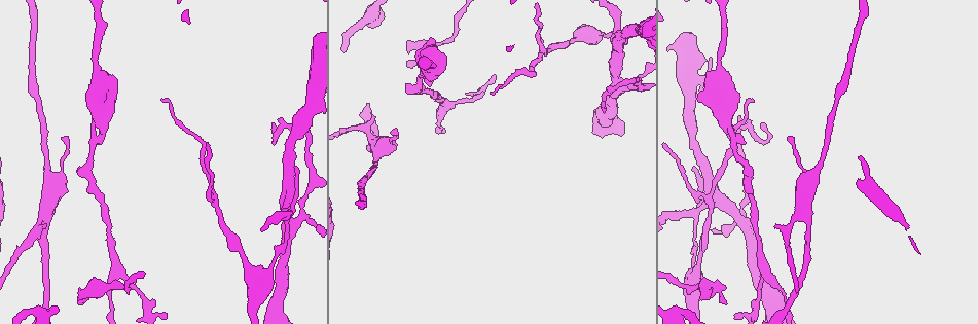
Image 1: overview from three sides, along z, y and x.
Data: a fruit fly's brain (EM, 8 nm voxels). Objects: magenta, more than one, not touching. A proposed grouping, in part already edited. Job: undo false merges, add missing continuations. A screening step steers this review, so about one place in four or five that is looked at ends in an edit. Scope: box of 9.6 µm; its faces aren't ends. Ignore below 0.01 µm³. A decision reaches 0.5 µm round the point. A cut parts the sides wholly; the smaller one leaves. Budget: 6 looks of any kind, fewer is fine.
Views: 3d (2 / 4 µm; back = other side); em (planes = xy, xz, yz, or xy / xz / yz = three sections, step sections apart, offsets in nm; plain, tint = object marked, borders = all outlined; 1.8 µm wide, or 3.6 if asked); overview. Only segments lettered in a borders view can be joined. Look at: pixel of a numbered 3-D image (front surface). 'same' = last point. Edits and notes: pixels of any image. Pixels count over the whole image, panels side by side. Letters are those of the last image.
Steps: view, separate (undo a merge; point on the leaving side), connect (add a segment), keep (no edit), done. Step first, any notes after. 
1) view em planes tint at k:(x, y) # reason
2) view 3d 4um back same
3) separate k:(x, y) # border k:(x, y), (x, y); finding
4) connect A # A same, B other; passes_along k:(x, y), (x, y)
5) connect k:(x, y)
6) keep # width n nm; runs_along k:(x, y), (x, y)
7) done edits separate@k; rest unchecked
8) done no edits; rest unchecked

view em xz step 16 tint at 1:(586, 34) # three-way junction

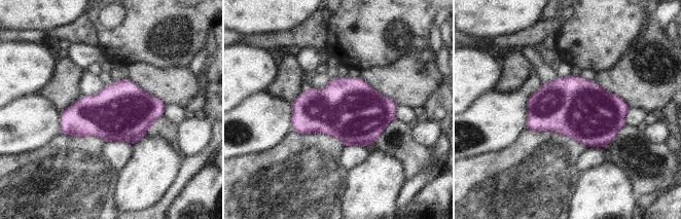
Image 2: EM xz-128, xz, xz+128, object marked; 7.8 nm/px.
view em planes borders same

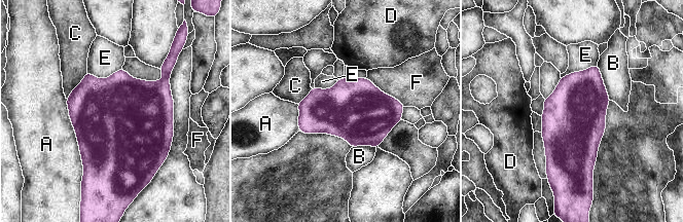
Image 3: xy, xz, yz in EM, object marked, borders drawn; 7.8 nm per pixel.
keep # A other, B other, C other, D other, E other, F other; border 3:(597, 64), (561, 78); all the same cell

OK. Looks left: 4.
view 3d 4um back at 1:(723, 106) # calibre changes

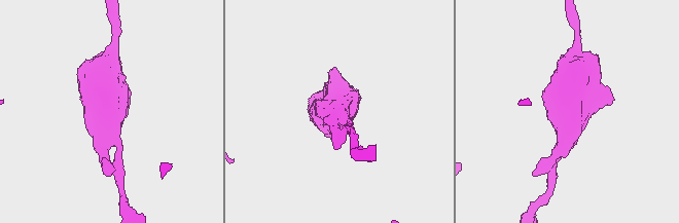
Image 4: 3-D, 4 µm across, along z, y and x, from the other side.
view em xy step 4 tint at 4:(104, 111)

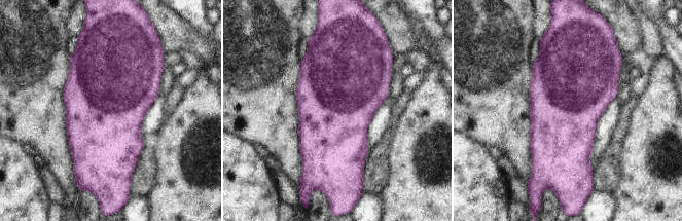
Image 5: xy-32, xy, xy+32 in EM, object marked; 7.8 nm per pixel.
view em xy step 4 borders same # see the neighbours

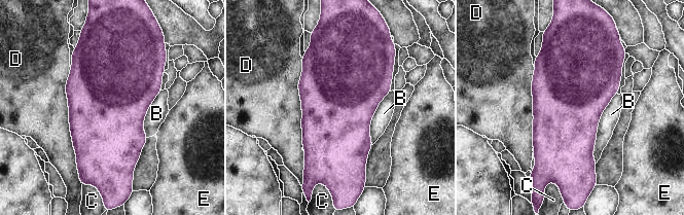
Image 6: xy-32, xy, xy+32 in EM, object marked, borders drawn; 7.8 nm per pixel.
keep # longest_contact D 650 nm; B other, C other, D other, E other; border 6:(617, 94), (599, 121), (596, 163); continuous, no second cell

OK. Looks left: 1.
done no edits; rest unchecked

